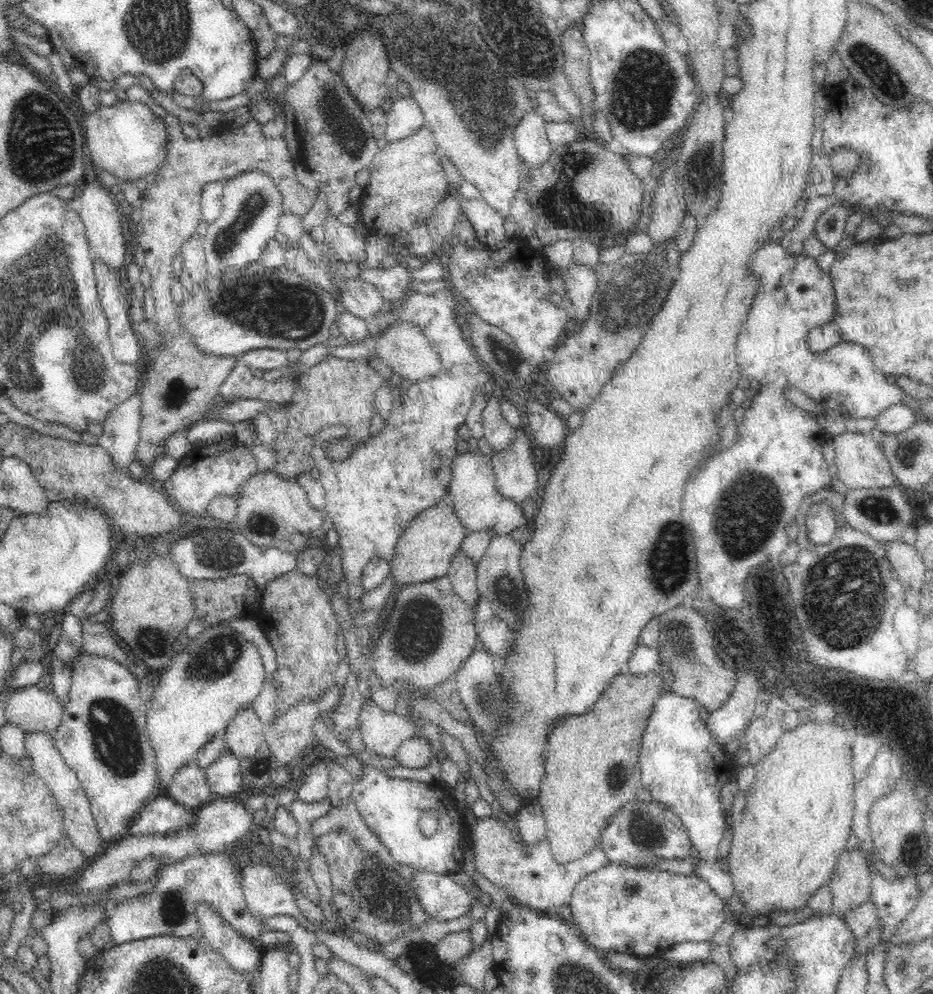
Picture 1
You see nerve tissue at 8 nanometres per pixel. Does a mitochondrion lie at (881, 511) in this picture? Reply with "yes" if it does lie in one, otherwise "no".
yes

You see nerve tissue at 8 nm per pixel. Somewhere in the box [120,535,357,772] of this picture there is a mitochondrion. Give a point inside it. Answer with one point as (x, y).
(222, 656)

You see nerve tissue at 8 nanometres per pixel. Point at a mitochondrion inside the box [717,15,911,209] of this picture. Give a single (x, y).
(887, 80)

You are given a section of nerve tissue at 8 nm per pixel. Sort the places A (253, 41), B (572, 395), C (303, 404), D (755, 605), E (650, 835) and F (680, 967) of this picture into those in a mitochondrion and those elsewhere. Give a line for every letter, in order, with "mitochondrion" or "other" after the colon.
A: other
B: other
C: other
D: other
E: mitochondrion
F: other

